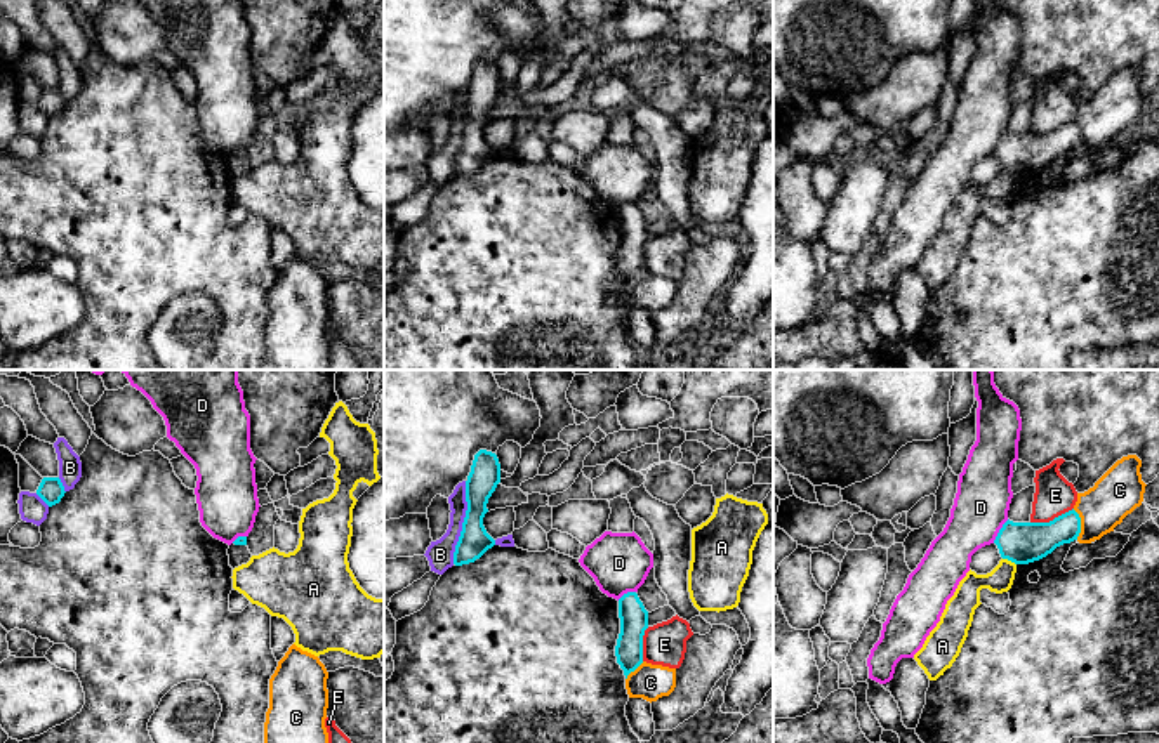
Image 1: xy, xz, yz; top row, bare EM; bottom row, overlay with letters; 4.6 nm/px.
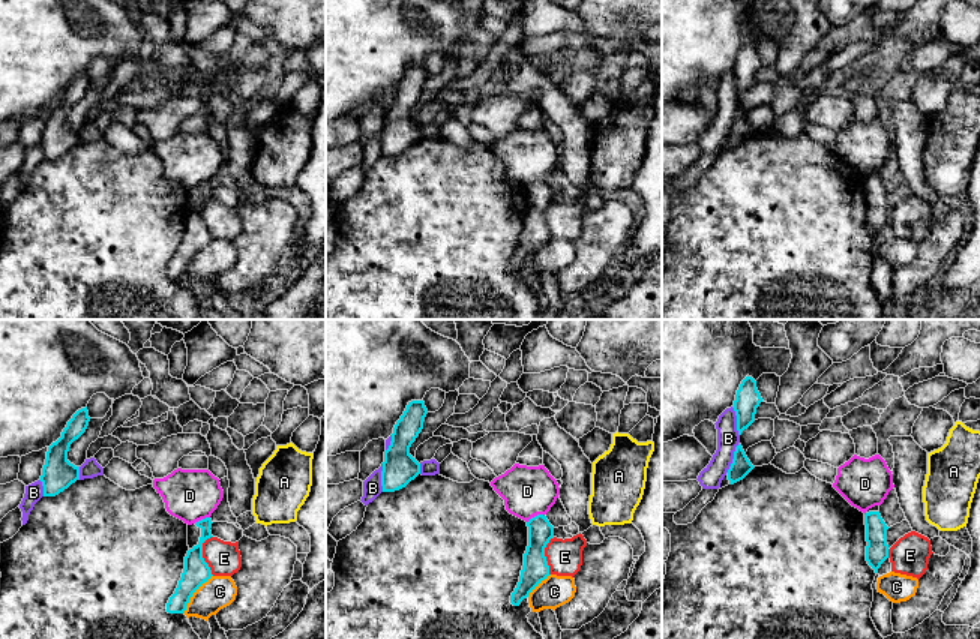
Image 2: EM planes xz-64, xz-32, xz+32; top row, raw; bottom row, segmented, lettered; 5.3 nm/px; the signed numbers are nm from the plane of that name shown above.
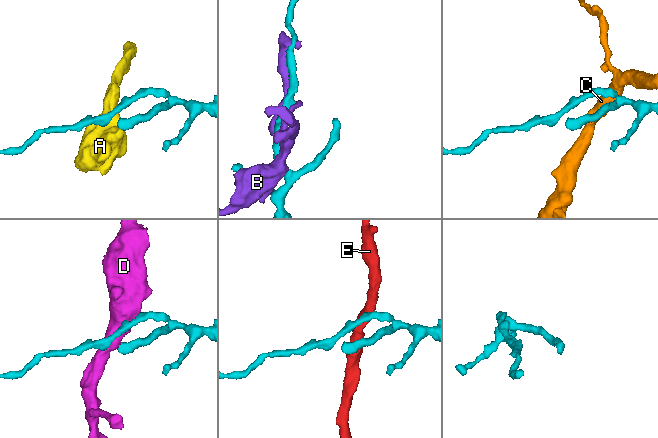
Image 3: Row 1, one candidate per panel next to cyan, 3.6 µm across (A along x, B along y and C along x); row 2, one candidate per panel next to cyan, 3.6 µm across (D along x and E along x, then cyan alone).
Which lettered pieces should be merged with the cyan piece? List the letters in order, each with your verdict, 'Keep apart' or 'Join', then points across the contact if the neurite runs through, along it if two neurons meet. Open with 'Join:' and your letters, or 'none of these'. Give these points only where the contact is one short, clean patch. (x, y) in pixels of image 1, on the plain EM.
Join: none of these
A: Keep apart. Boundary: yz (1003, 169), (1015, 176)
B: Keep apart
C: Keep apart
D: Keep apart. Boundary: yz (1008, 131), (993, 153)
E: Keep apart

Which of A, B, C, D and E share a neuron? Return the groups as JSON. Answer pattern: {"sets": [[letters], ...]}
{"sets": [["A"], ["B"], ["C"], ["D"], ["E"]]}

